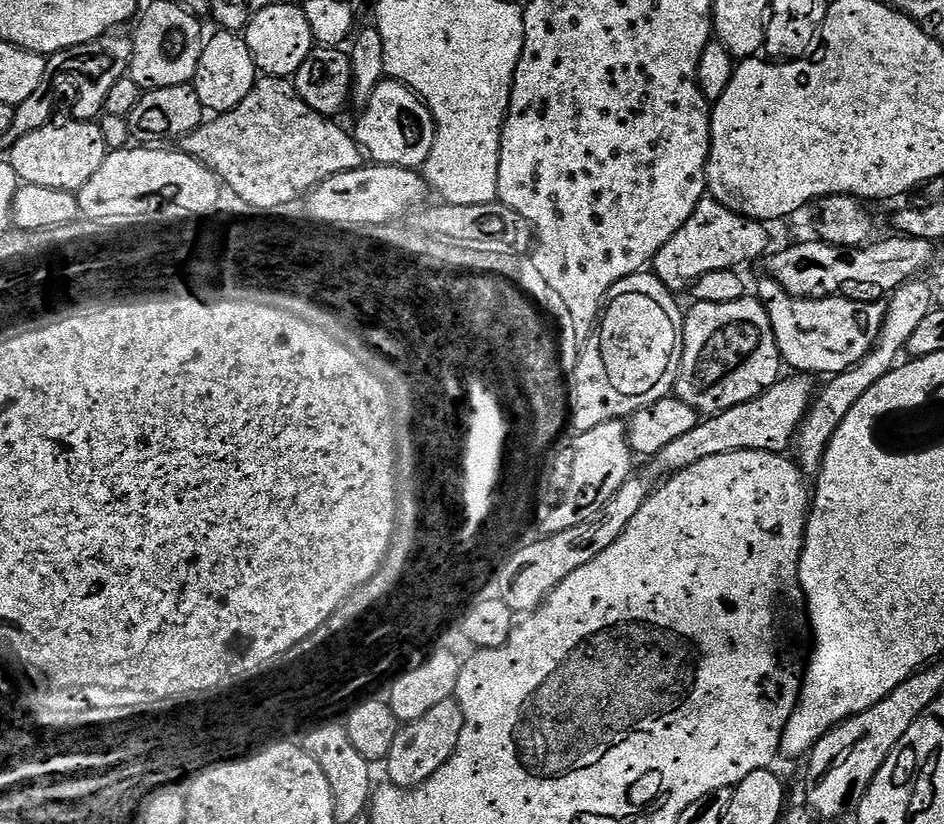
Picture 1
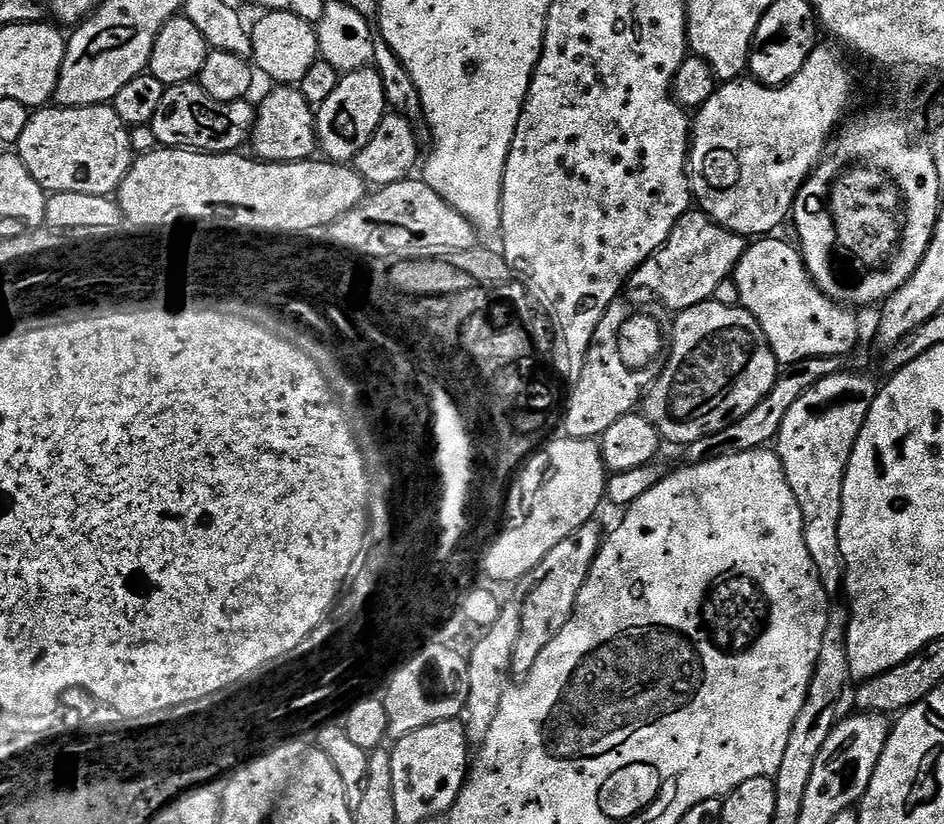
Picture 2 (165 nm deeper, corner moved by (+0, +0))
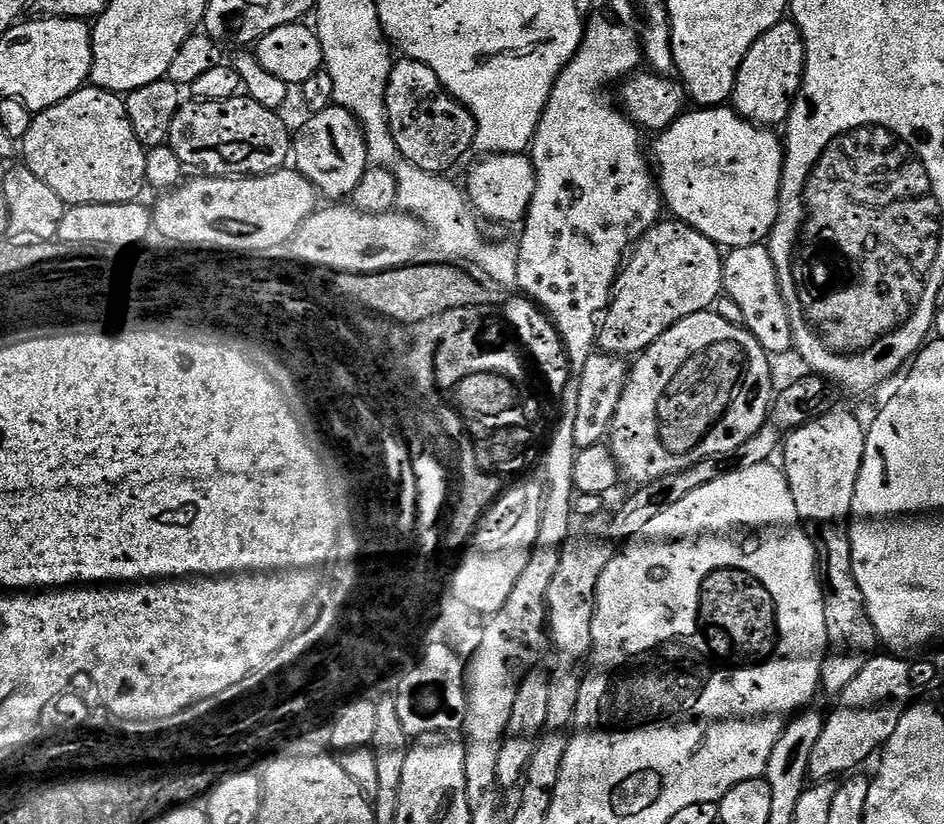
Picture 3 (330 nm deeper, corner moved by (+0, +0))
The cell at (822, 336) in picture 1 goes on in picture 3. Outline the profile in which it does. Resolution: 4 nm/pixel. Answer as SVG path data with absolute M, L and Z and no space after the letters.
M764 244L734 248L724 256L724 292L742 310L743 327L752 332L754 338L758 338L760 345L769 354L789 351L788 311L780 293L780 283L776 277L776 268L772 264L772 255Z

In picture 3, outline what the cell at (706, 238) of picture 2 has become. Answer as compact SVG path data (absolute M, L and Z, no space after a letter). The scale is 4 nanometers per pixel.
M665 219L641 236L625 259L598 328L599 351L635 357L682 318L709 311L723 292L724 256L720 245L681 220Z

